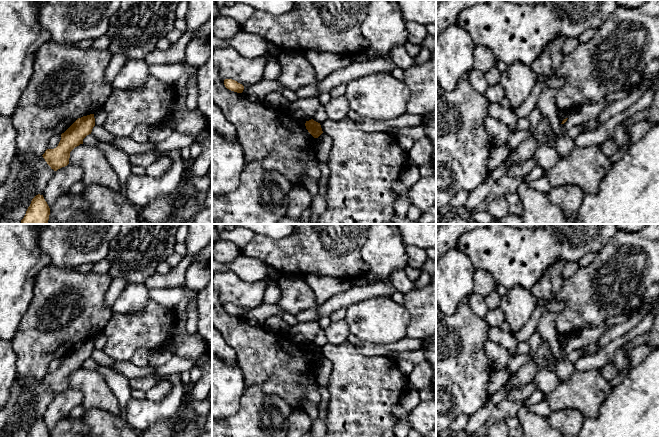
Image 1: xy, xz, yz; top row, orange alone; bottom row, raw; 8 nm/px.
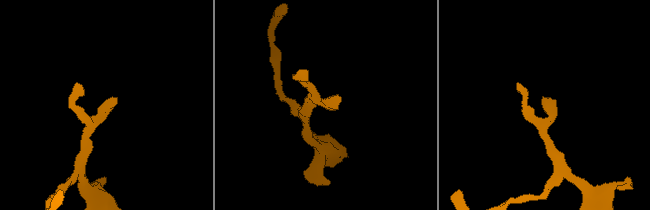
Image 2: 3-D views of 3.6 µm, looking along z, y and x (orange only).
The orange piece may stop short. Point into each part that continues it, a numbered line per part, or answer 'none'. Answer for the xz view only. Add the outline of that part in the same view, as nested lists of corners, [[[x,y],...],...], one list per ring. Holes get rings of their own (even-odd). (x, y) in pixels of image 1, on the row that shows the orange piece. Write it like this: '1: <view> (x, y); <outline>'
none

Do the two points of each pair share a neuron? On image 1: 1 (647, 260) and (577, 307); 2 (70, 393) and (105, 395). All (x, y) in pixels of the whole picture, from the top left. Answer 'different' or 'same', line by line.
1: same
2: different

